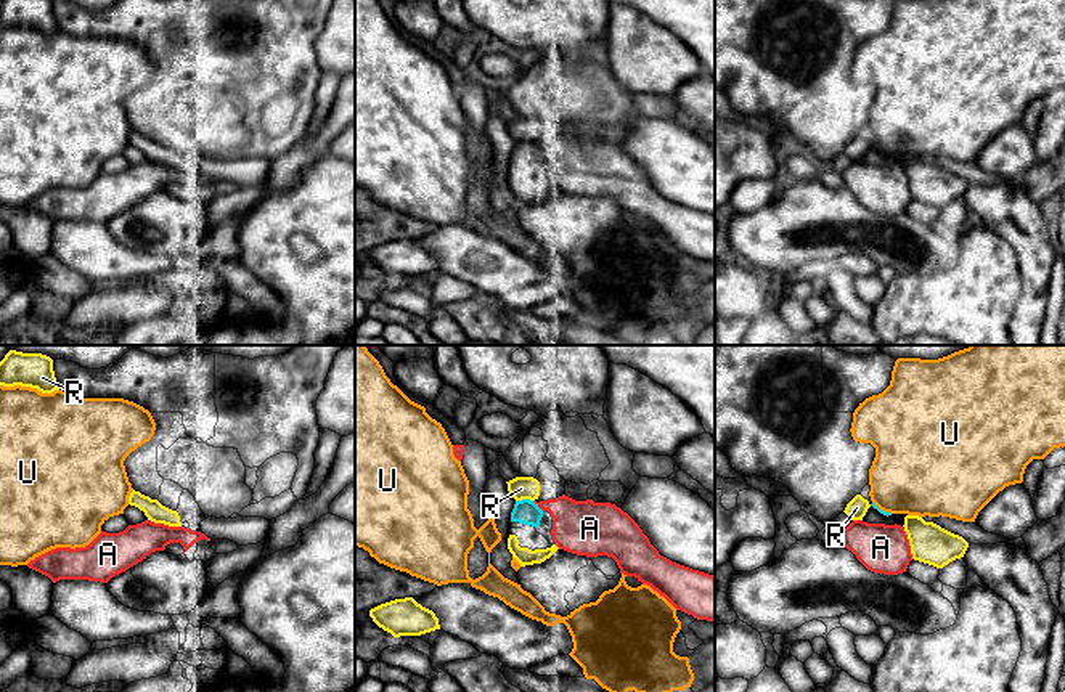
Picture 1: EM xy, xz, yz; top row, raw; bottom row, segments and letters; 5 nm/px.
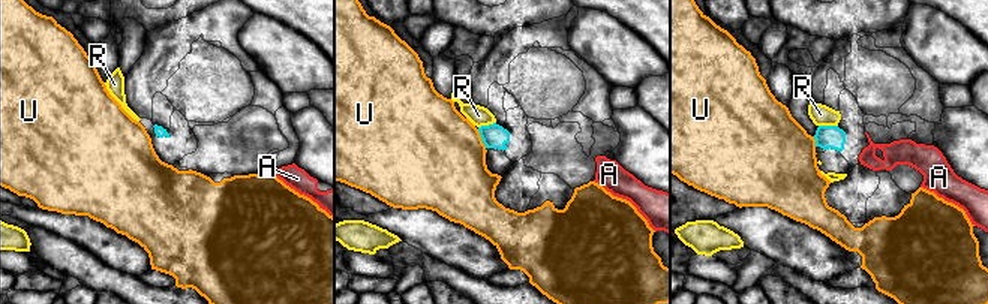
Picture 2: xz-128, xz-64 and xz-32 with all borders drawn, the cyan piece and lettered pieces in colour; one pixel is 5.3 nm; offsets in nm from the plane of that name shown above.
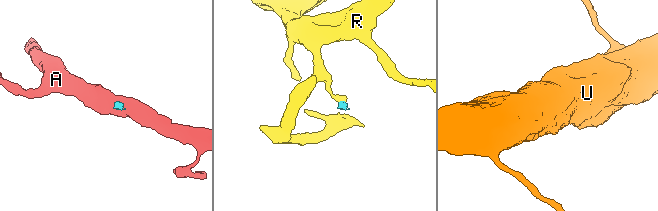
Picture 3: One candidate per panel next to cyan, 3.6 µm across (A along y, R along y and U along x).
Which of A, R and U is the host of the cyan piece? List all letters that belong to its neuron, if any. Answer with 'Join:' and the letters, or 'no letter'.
Join: R

